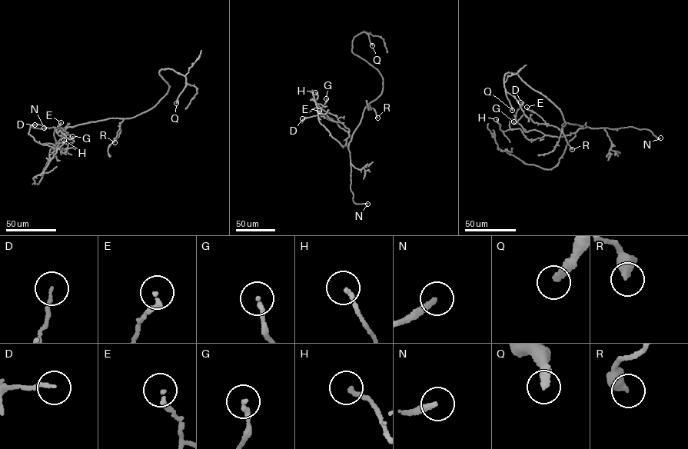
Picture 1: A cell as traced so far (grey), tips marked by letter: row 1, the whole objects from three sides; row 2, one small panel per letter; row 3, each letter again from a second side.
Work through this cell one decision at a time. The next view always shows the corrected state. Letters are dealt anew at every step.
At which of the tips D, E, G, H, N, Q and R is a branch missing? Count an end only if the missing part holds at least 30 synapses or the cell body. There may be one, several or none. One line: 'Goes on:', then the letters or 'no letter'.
Goes on: N, Q

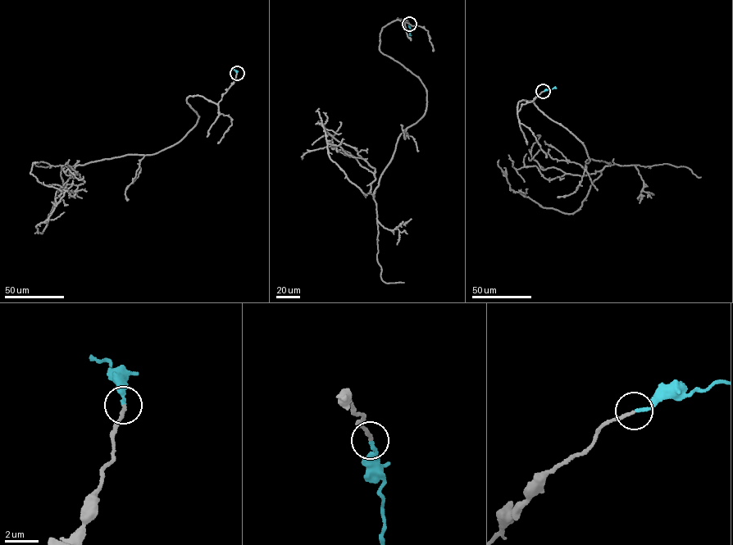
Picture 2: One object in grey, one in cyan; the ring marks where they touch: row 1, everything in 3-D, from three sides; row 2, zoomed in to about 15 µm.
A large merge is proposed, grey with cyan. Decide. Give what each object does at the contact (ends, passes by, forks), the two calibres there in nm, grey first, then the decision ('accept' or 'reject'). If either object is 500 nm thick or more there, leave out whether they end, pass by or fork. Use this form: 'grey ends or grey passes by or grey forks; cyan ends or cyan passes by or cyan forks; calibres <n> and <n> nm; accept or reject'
grey ends; cyan ends; calibres 200 and 190 nm; accept

